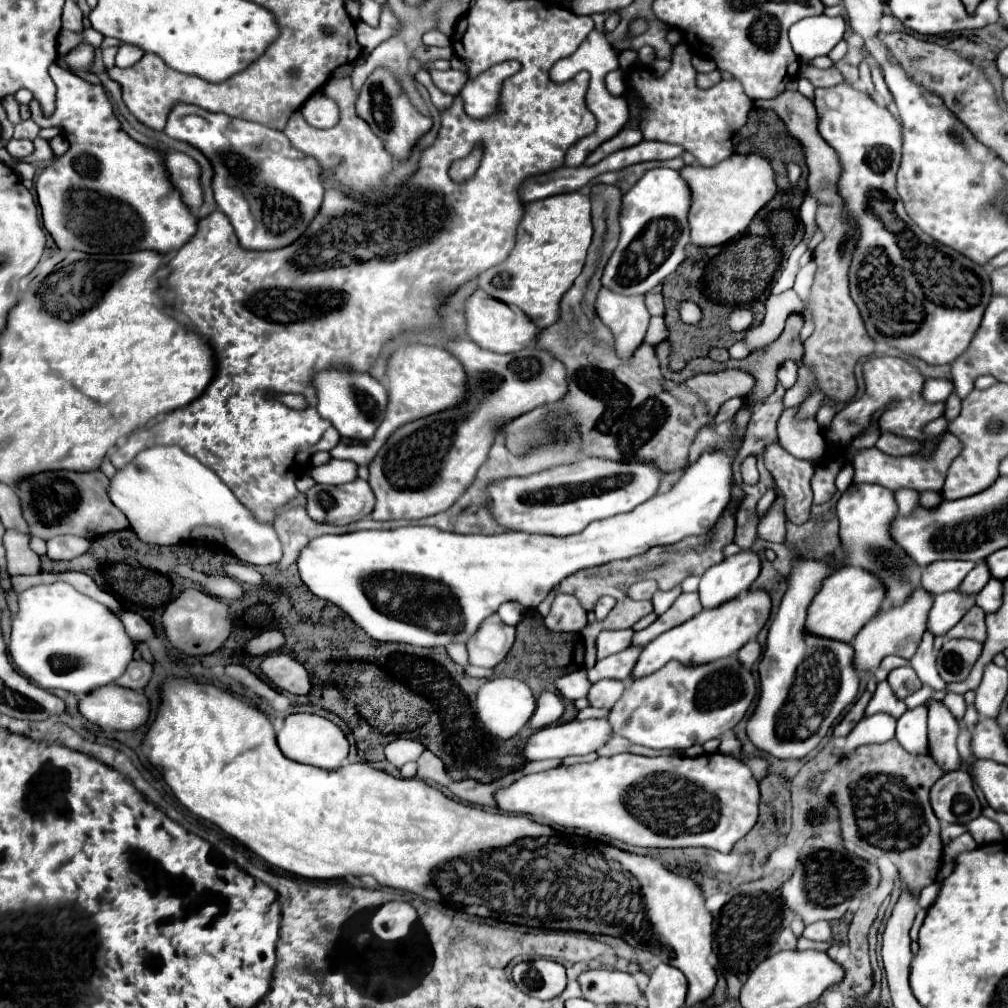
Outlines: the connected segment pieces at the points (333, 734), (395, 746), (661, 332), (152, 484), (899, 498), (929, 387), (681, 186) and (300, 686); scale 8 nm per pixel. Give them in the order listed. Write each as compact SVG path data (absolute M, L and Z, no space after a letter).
M290 714L284 722L284 728L278 732L278 746L286 758L324 770L340 768L346 762L350 750L344 732L334 722L314 714Z
M394 740L386 746L386 760L392 762L396 768L400 768L402 764L416 760L420 756L420 752L424 750L424 746L416 740Z
M652 316L645 336L645 341L653 346L658 345L668 337L668 328L662 316Z
M154 446L142 450L126 468L110 480L108 496L120 508L136 536L146 544L170 546L188 538L194 526L218 526L226 534L226 546L236 558L254 566L276 564L282 558L280 540L272 526L260 524L238 502L232 490L204 464L176 446Z
M900 488L900 490L894 492L894 496L896 496L896 502L898 502L898 508L900 508L902 516L912 512L912 508L916 508L916 504L918 504L918 492L916 490Z
M930 378L926 384L924 384L924 390L922 390L922 396L924 400L928 402L944 402L948 398L948 394L952 392L952 380L948 382L946 378Z
M652 168L648 170L624 196L620 206L620 240L612 252L604 274L602 286L624 296L646 294L672 274L686 258L684 248L690 244L688 226L690 192L688 184L676 170Z
M270 654L262 662L262 672L280 690L290 694L308 694L312 690L308 670L288 654Z

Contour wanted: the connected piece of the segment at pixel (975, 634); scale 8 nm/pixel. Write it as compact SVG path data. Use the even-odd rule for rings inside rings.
M972 606L964 616L962 620L950 628L950 632L946 634L948 638L972 638L972 640L978 640L978 642L984 642L986 638L986 626L984 626L984 616L986 612L978 606Z

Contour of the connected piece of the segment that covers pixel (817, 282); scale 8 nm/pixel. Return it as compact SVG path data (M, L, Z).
M782 92L776 100L770 100L770 102L756 100L754 106L774 110L784 120L788 134L794 140L798 140L804 150L806 166L810 170L808 180L806 180L808 184L806 194L818 200L816 224L822 232L822 242L814 248L814 260L818 264L818 270L814 274L814 284L812 284L808 308L806 308L812 312L812 322L816 328L812 336L804 342L802 362L816 376L816 382L810 388L808 396L812 396L816 390L822 390L826 398L838 404L844 404L856 394L854 364L862 356L870 356L874 352L874 340L868 336L864 322L860 318L860 312L848 292L848 264L852 258L852 248L856 244L856 228L852 228L852 222L842 214L840 196L836 196L836 180L840 176L840 162L838 162L836 152L820 138L816 130L816 110L810 98L802 96L800 92Z

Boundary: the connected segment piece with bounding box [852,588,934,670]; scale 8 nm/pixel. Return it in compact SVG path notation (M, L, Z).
M924 588L914 590L908 600L900 606L890 606L888 610L880 610L854 638L854 666L858 670L876 670L880 660L888 654L896 654L902 658L912 658L920 646L922 634L926 632L926 616L932 608L934 596Z

